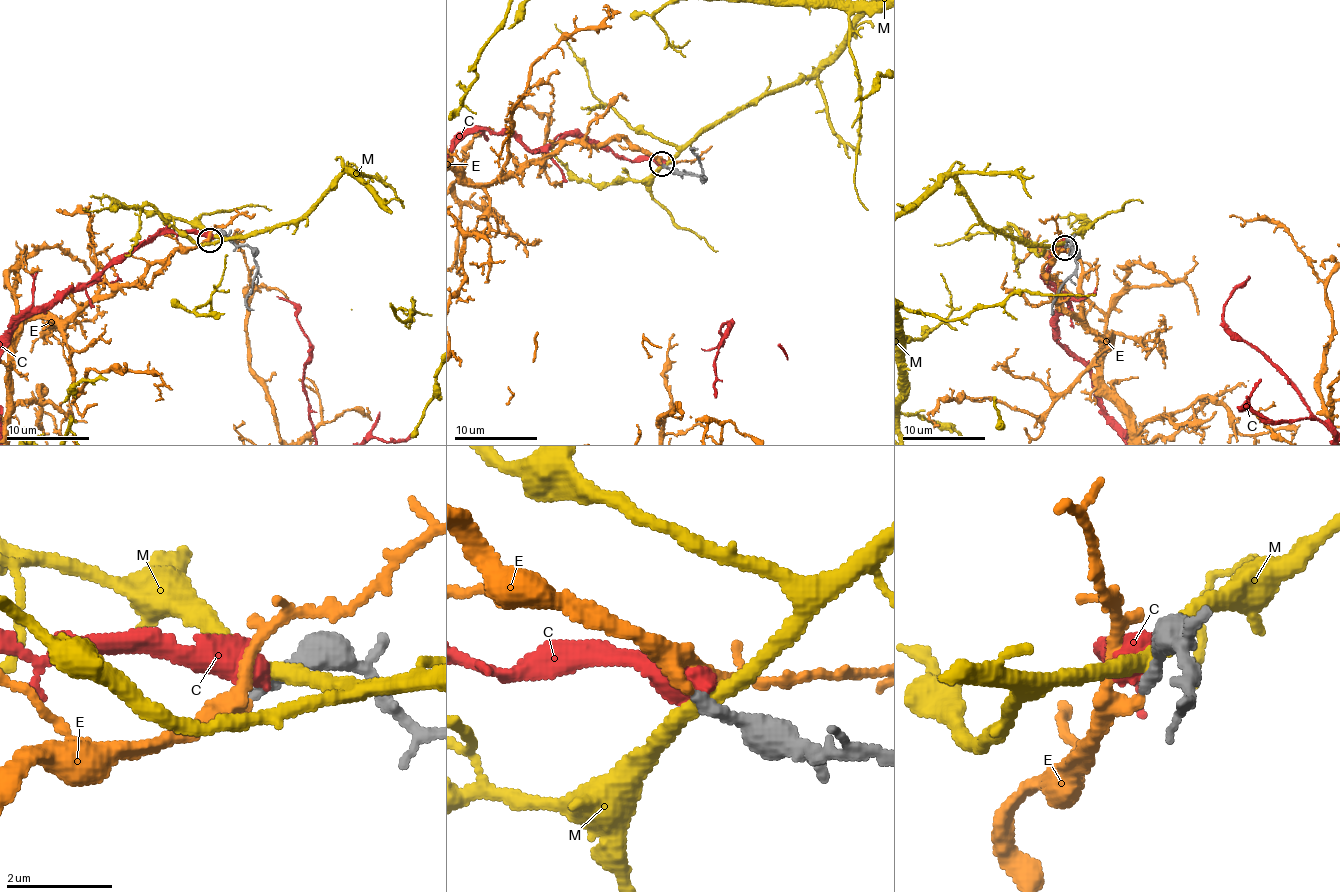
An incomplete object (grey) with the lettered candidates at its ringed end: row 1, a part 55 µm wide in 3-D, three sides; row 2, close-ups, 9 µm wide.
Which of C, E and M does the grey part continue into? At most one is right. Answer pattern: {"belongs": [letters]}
{"belongs": ["E"]}

